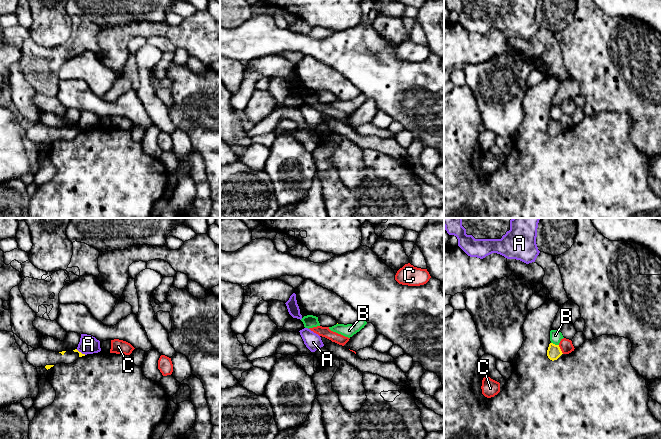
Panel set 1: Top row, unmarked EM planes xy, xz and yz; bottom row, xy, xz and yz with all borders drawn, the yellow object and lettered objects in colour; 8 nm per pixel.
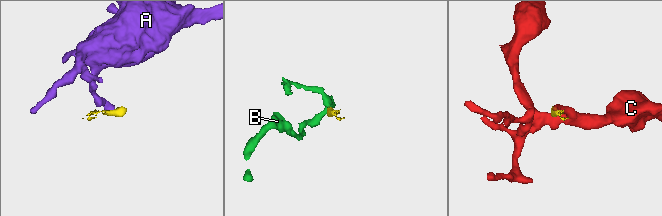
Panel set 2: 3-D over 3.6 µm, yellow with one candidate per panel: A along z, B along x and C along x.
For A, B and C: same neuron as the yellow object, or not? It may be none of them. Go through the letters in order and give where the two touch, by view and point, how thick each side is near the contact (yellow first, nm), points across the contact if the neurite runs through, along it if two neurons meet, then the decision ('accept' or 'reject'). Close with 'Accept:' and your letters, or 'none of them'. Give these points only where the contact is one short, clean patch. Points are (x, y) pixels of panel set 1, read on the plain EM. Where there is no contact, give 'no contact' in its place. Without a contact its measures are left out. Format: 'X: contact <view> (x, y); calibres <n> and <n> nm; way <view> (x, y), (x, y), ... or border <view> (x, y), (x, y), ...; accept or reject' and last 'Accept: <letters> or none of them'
A: contact xy (80, 128); calibres 30 and 150 nm; border xy (76, 125), (85, 130); reject
B: contact yz (554, 120); calibres 110 and 100 nm; border yz (551, 118), (558, 121); reject
C: contact yz (560, 125); calibres 110 and 110 nm; border yz (558, 121), (563, 129); reject
Accept: none of them

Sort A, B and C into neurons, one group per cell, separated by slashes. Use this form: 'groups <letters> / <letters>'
groups A / B / C

